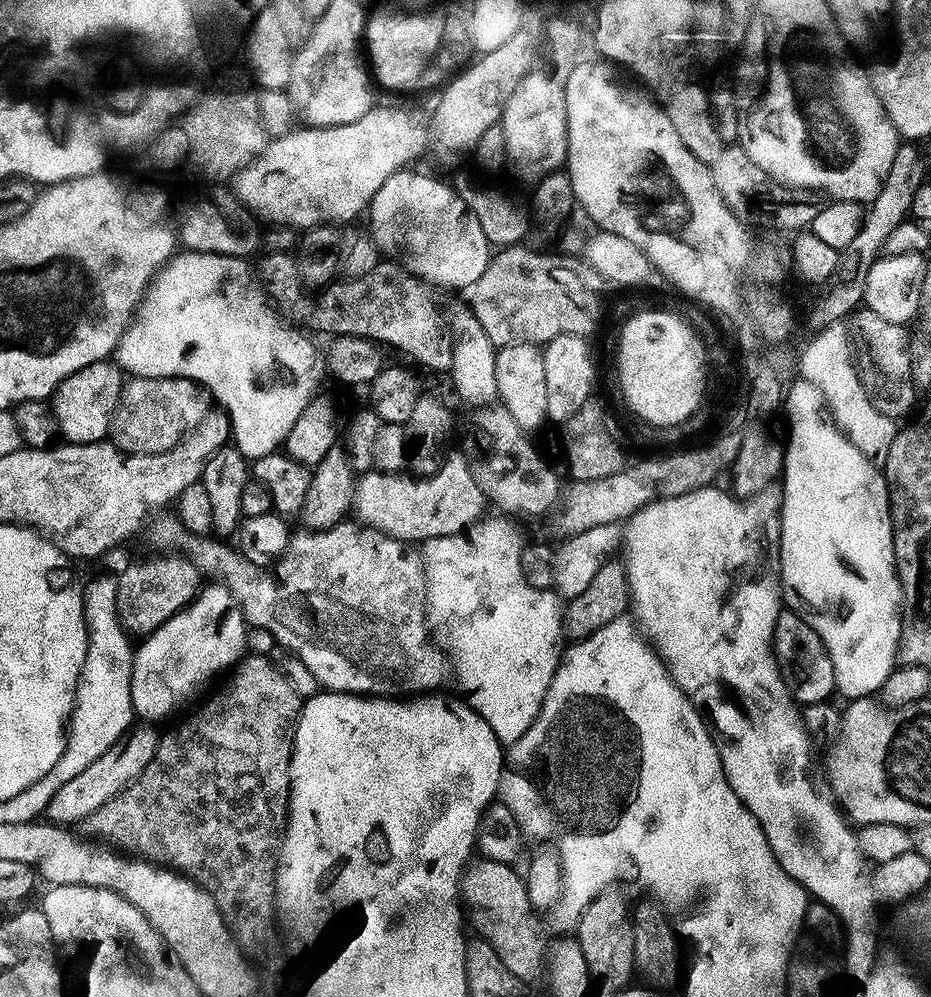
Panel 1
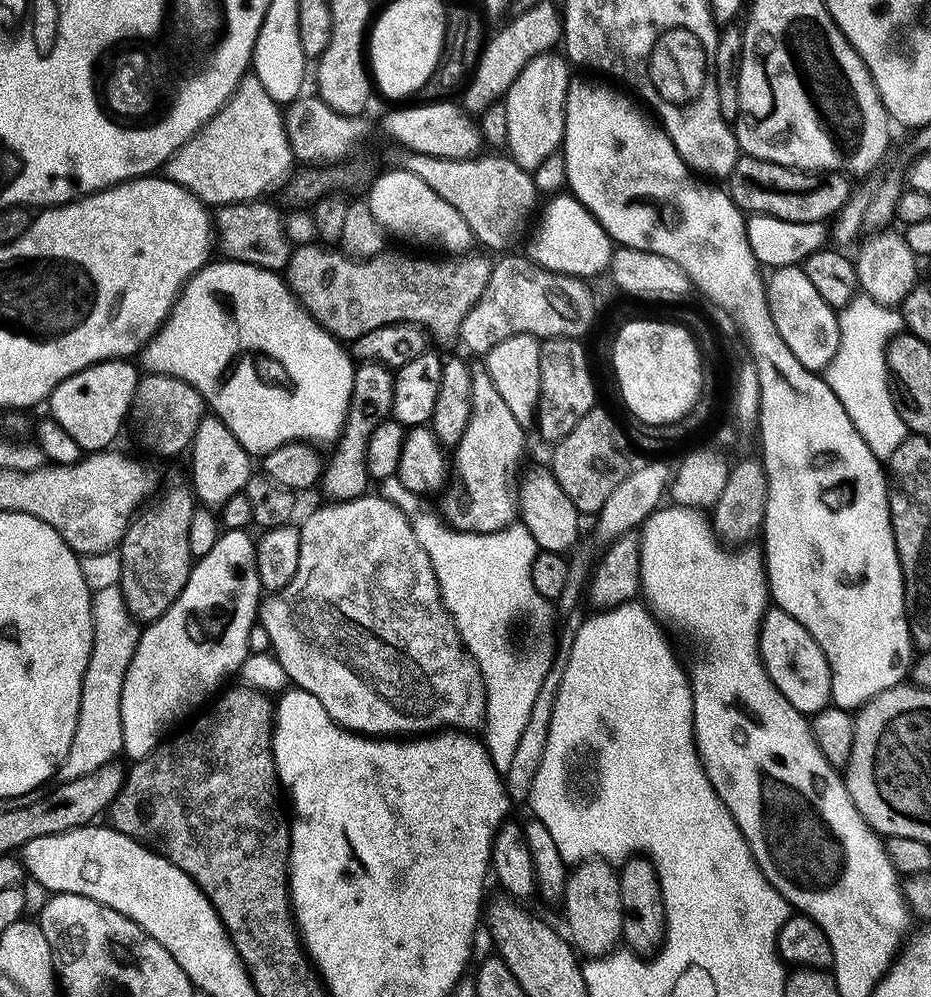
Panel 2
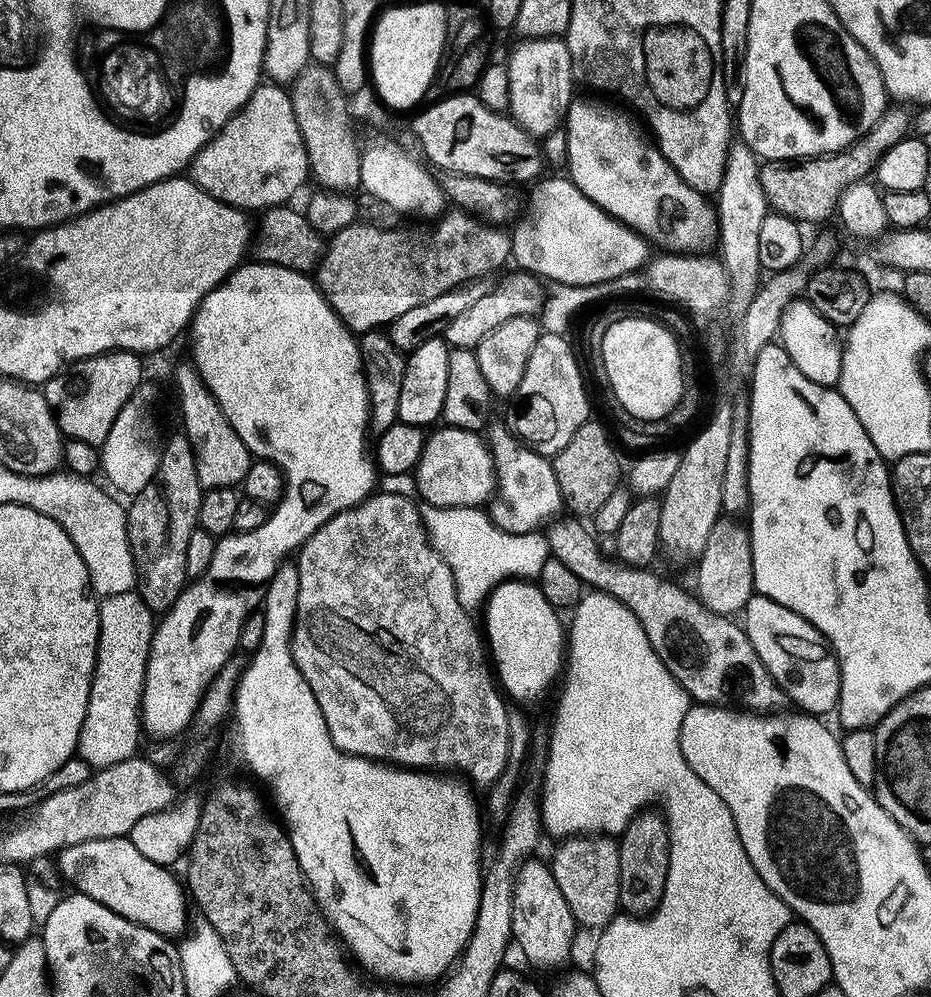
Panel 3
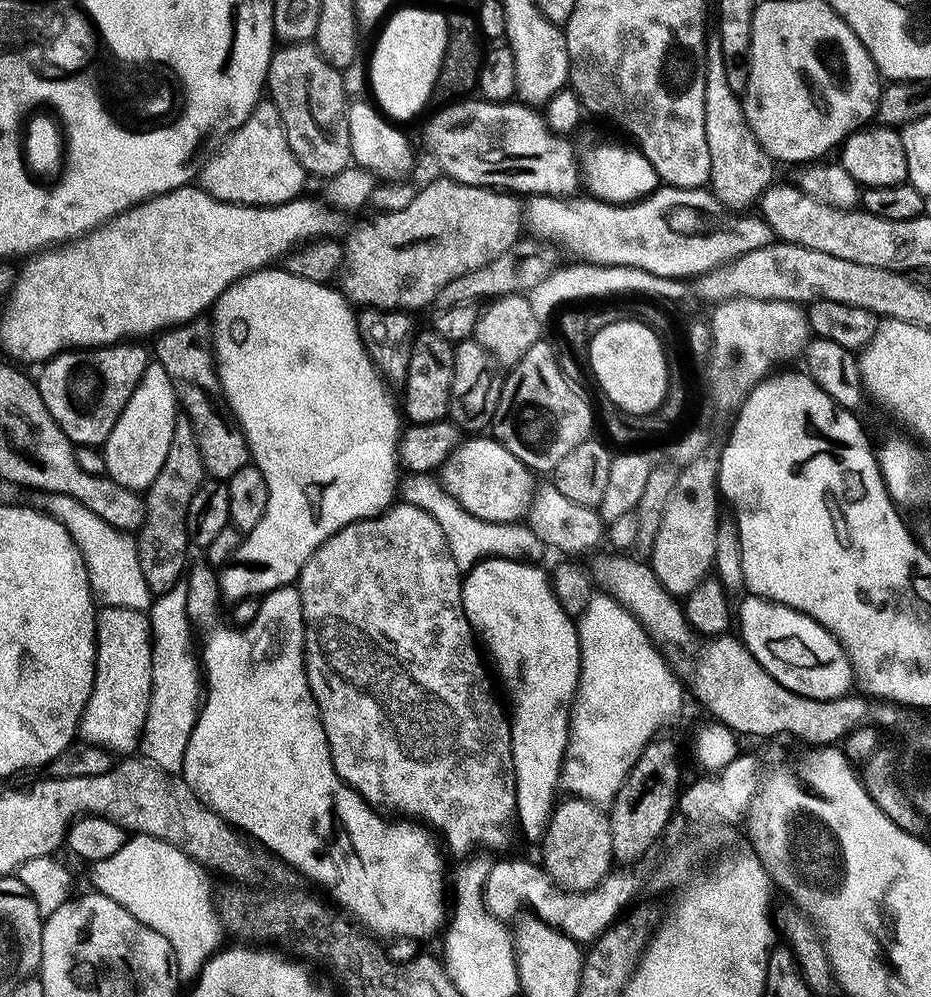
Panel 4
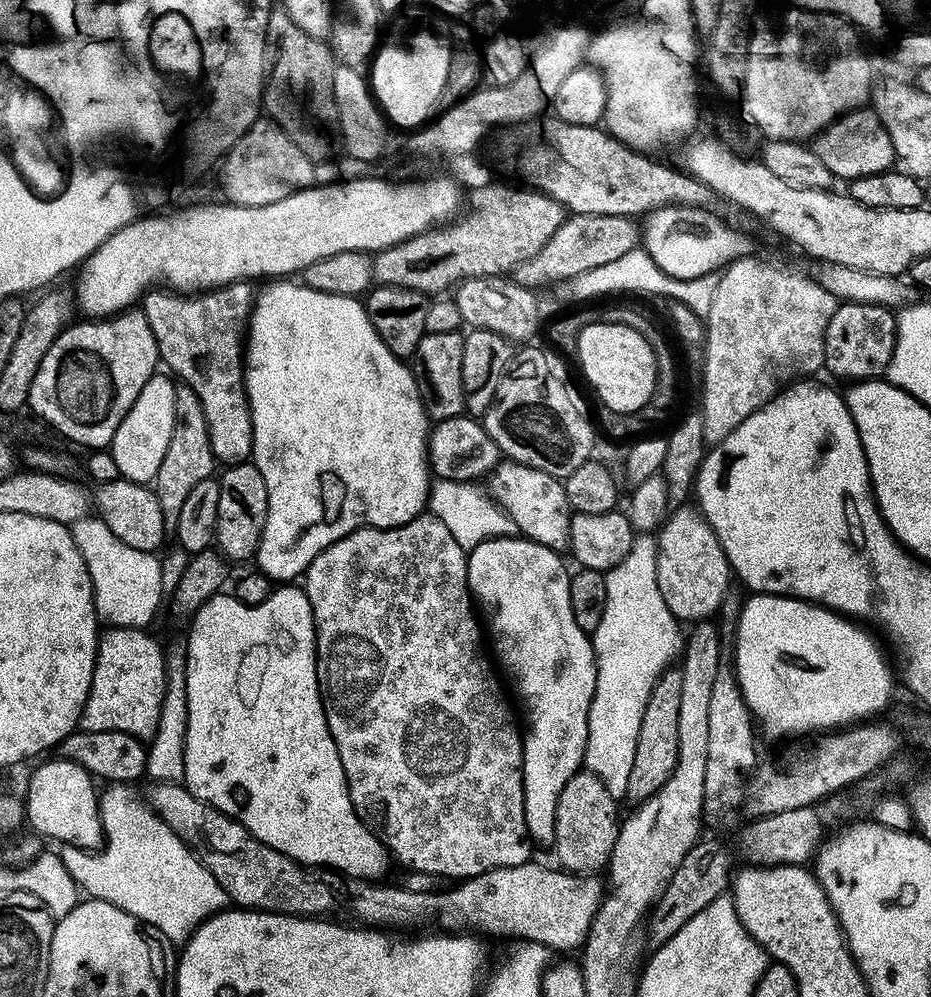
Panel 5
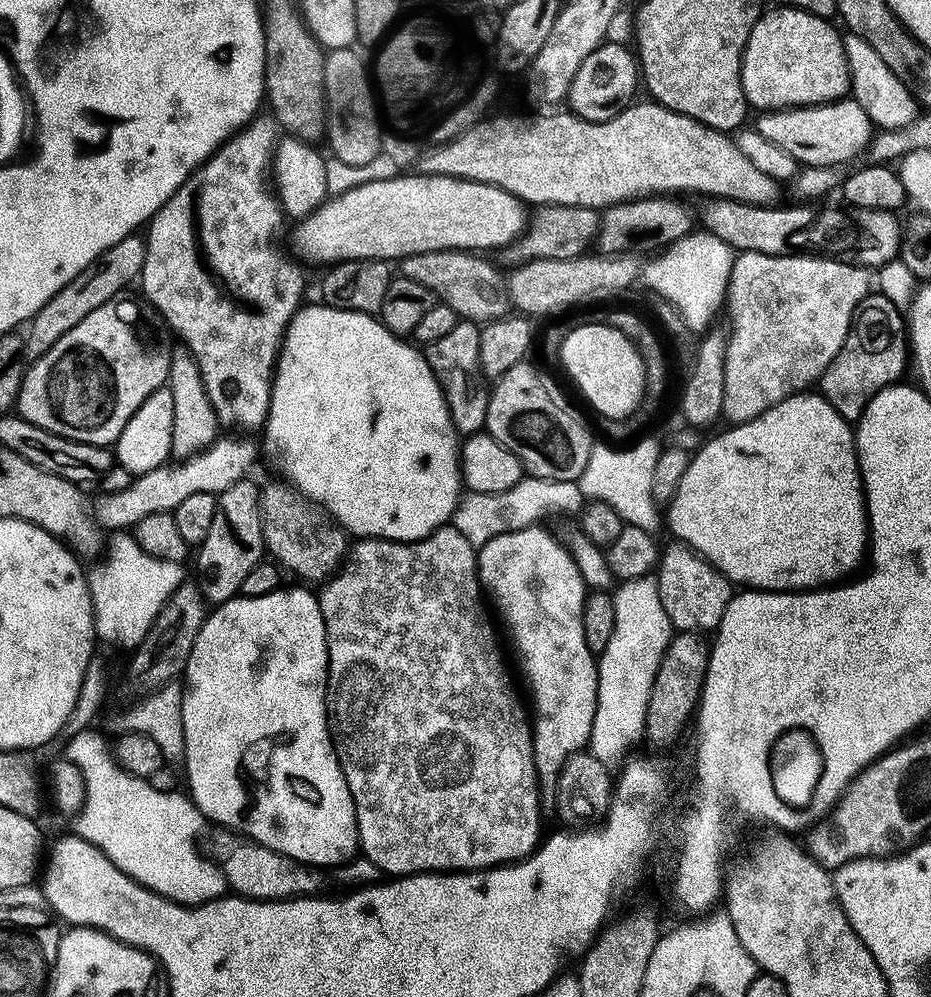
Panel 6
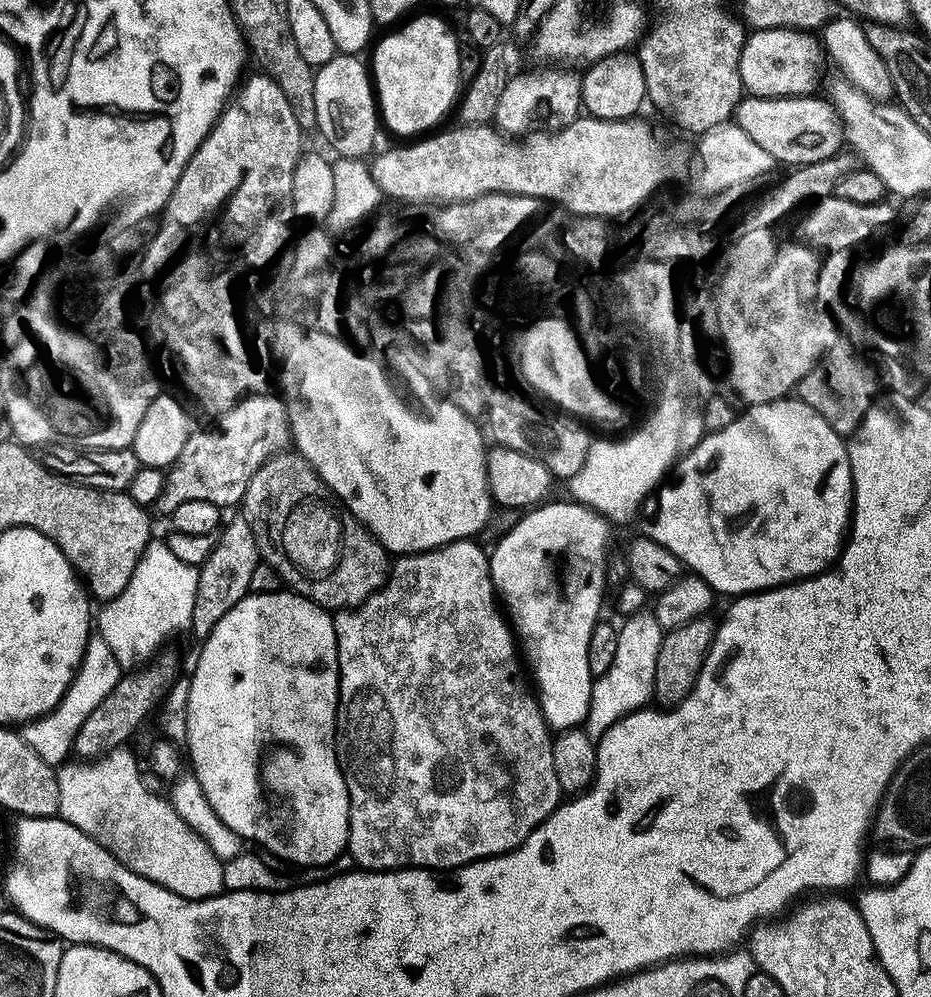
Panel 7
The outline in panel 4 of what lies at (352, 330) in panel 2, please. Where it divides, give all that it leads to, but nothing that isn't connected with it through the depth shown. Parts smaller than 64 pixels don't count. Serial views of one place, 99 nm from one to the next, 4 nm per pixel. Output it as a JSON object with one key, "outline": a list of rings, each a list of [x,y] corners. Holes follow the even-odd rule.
{"outline":[[[439,179],[430,181],[420,193],[415,193],[405,209],[373,215],[373,220],[358,225],[349,234],[344,244],[344,266],[338,277],[339,291],[343,292],[349,304],[361,309],[403,310],[435,305],[439,292],[454,278],[486,266],[521,239],[526,216],[513,193]]]}

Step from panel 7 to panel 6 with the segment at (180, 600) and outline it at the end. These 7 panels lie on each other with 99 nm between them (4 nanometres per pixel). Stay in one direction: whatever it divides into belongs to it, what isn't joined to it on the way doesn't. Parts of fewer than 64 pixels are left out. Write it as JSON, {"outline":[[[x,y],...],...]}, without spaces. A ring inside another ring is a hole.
{"outline":[[[120,530],[109,535],[100,565],[87,573],[92,595],[92,617],[101,641],[116,648],[134,650],[146,638],[162,606],[185,579],[179,563],[152,557],[139,545],[135,535]],[[108,552],[108,553],[107,553]],[[104,560],[104,561],[103,561]]]}

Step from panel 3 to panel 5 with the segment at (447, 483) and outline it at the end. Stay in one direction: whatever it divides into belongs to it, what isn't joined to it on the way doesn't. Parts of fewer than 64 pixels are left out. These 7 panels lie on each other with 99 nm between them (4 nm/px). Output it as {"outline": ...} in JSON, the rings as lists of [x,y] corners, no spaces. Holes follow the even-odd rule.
{"outline":[[[506,458],[496,465],[496,471],[489,475],[487,484],[489,495],[511,517],[517,531],[525,539],[534,540],[559,553],[569,547],[572,511],[559,477]]]}

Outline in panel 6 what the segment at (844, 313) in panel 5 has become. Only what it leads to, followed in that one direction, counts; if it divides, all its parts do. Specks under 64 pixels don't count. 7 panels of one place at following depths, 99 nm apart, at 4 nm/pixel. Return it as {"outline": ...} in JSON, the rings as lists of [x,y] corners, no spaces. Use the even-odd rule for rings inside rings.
{"outline":[[[869,294],[856,307],[842,350],[838,350],[828,369],[820,375],[818,388],[844,420],[855,422],[863,414],[872,395],[897,383],[903,377],[900,375],[904,367],[909,367],[909,364],[910,344],[906,339],[906,316],[901,305],[891,295]]]}

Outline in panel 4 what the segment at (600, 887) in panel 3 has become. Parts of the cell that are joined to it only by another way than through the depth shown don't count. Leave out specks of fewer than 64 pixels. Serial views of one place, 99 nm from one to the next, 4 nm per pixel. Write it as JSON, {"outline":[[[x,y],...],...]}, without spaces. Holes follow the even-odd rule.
{"outline":[[[564,798],[557,803],[544,833],[542,867],[555,885],[569,892],[590,891],[613,871],[614,838],[609,813],[591,800]],[[568,799],[568,800],[564,800]]]}

